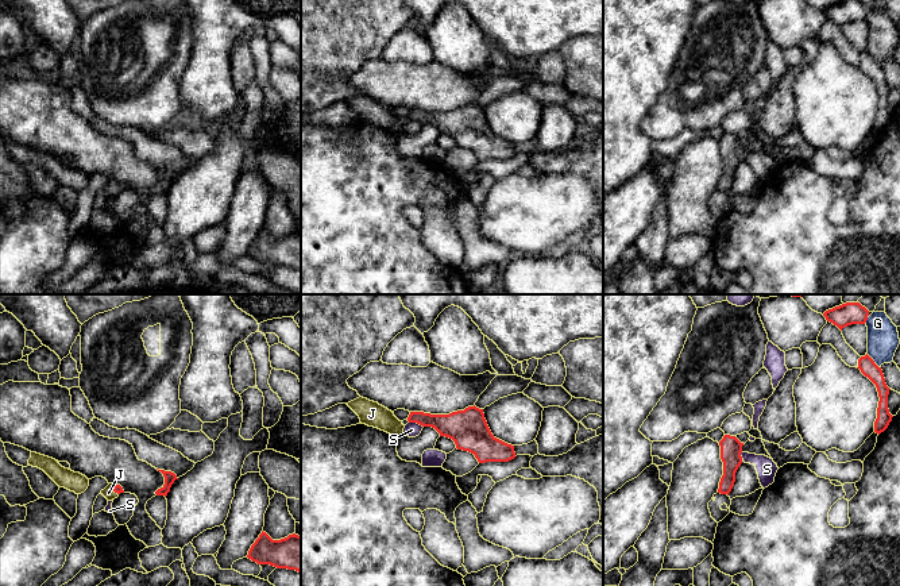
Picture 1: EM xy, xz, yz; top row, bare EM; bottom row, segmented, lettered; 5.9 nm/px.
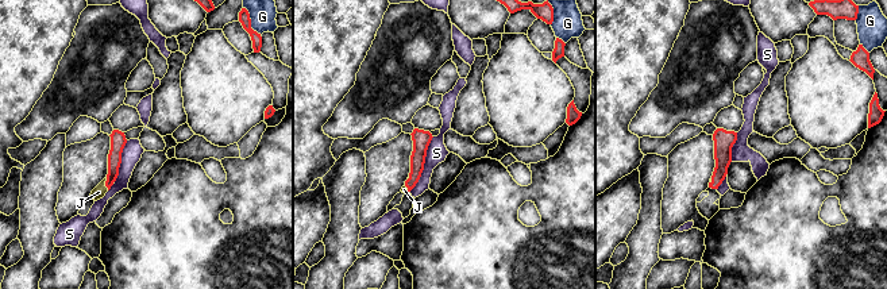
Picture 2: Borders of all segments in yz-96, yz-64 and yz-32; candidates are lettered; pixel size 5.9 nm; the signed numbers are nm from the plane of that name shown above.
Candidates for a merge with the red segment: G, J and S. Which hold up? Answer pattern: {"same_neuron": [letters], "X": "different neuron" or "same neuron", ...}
{"same_neuron": ["J"], "G": "different neuron", "J": "same neuron", "S": "different neuron"}

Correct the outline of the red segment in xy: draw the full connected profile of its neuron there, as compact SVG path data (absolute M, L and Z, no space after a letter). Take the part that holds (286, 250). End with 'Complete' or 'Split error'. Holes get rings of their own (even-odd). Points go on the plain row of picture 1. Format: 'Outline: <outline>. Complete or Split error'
Outline: M262 228L251 243L247 255L258 262L270 262L301 270L301 234L293 231L285 236L273 238Z. Complete

